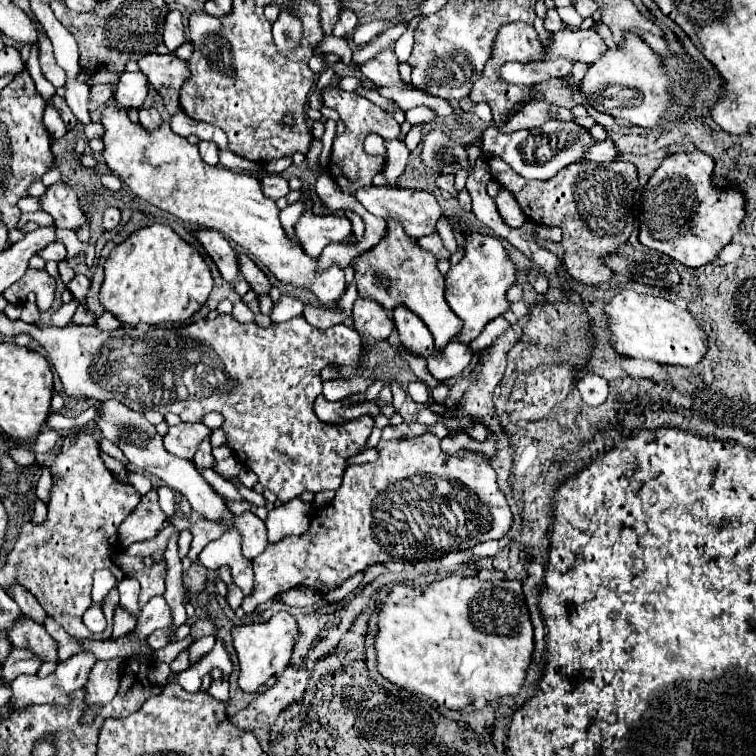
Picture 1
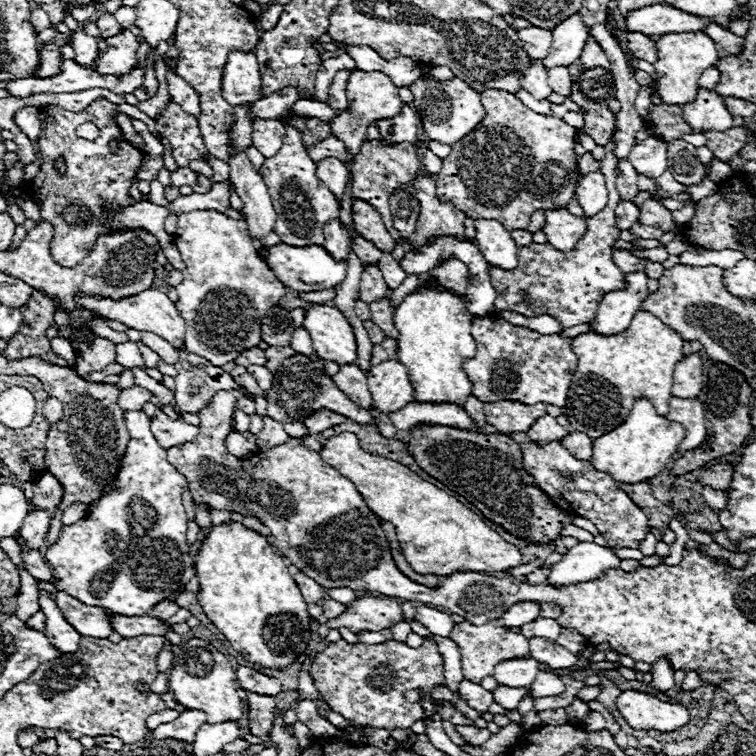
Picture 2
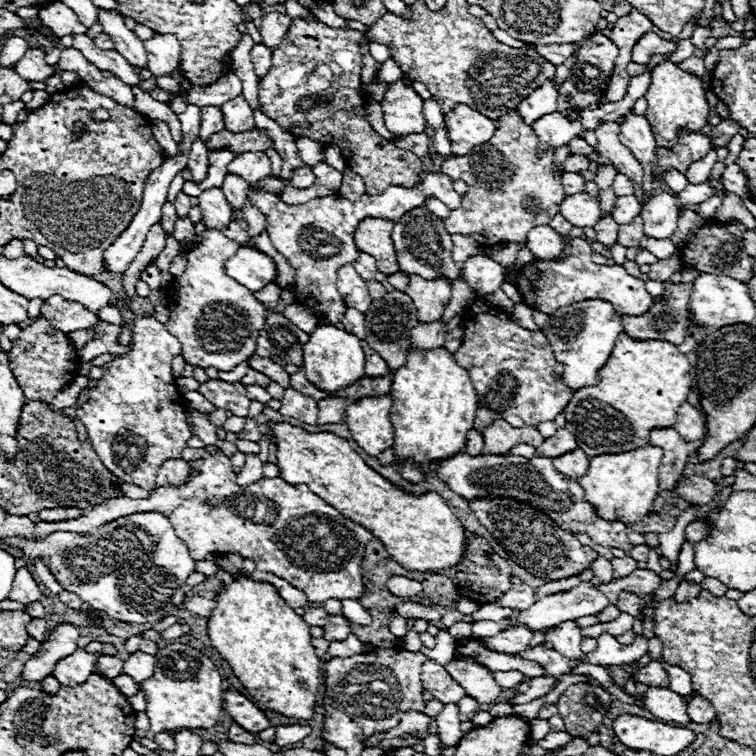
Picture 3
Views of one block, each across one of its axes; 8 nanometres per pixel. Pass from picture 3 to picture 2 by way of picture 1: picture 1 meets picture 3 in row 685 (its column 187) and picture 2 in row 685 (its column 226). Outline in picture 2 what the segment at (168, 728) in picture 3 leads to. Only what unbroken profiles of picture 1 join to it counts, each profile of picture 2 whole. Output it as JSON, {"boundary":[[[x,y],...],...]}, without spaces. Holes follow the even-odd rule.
{"boundary":[[[192,638],[182,646],[174,646],[174,670],[168,676],[170,690],[174,692],[176,700],[184,708],[198,708],[206,712],[208,724],[226,722],[226,720],[240,720],[244,714],[244,700],[238,692],[236,670],[232,668],[230,660],[218,652],[212,644]]]}

